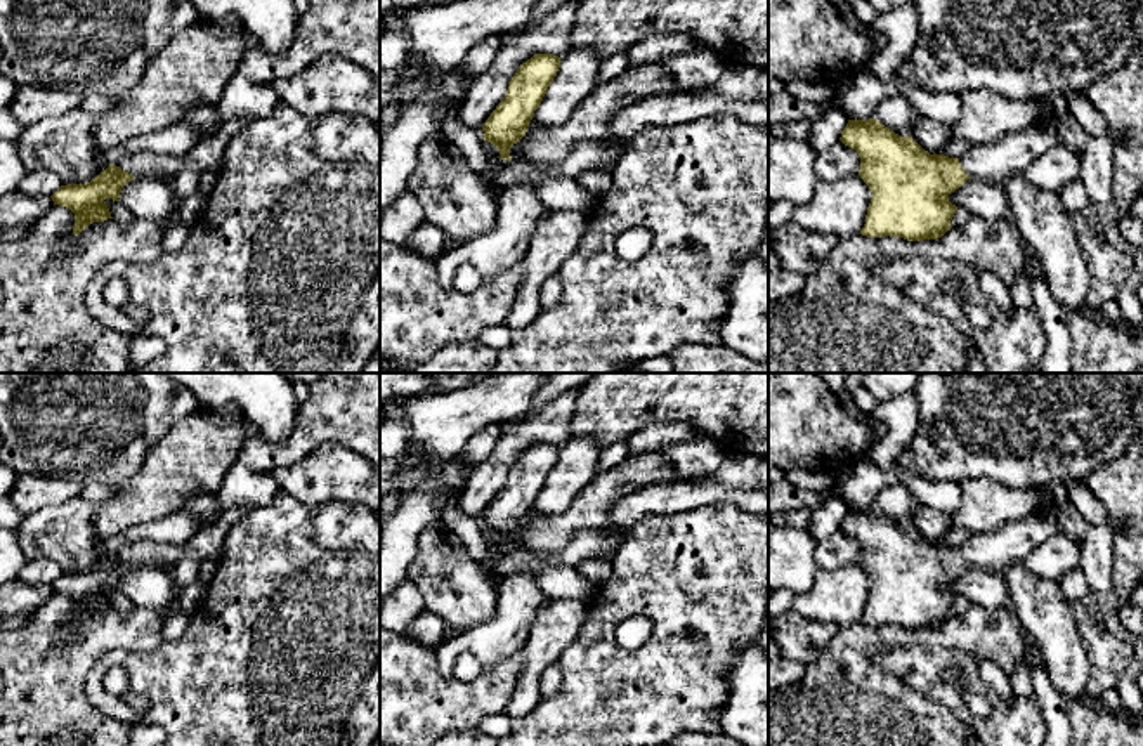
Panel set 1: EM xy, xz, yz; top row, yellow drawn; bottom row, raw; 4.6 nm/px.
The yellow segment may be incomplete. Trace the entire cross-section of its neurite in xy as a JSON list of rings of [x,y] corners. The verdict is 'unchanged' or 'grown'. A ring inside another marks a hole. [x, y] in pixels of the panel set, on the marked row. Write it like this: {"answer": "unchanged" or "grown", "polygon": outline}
{"answer": "grown", "polygon": [[[135,151],[111,163],[87,184],[61,186],[50,198],[54,205],[66,206],[75,213],[73,234],[78,236],[88,224],[113,219],[104,200],[120,201],[121,187],[127,182],[142,177],[172,182],[184,168],[186,158]]]}

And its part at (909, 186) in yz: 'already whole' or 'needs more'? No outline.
needs more

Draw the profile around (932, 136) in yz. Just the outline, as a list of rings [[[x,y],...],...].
[[[918,116],[909,137],[912,137],[930,154],[942,154],[947,142],[952,139],[952,125]]]

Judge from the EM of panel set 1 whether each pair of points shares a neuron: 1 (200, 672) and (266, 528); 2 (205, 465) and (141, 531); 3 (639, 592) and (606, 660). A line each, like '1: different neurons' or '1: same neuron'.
1: same neuron
2: different neurons
3: same neuron

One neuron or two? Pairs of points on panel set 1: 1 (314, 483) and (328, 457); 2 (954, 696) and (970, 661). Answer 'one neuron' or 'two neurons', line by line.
1: one neuron
2: one neuron

